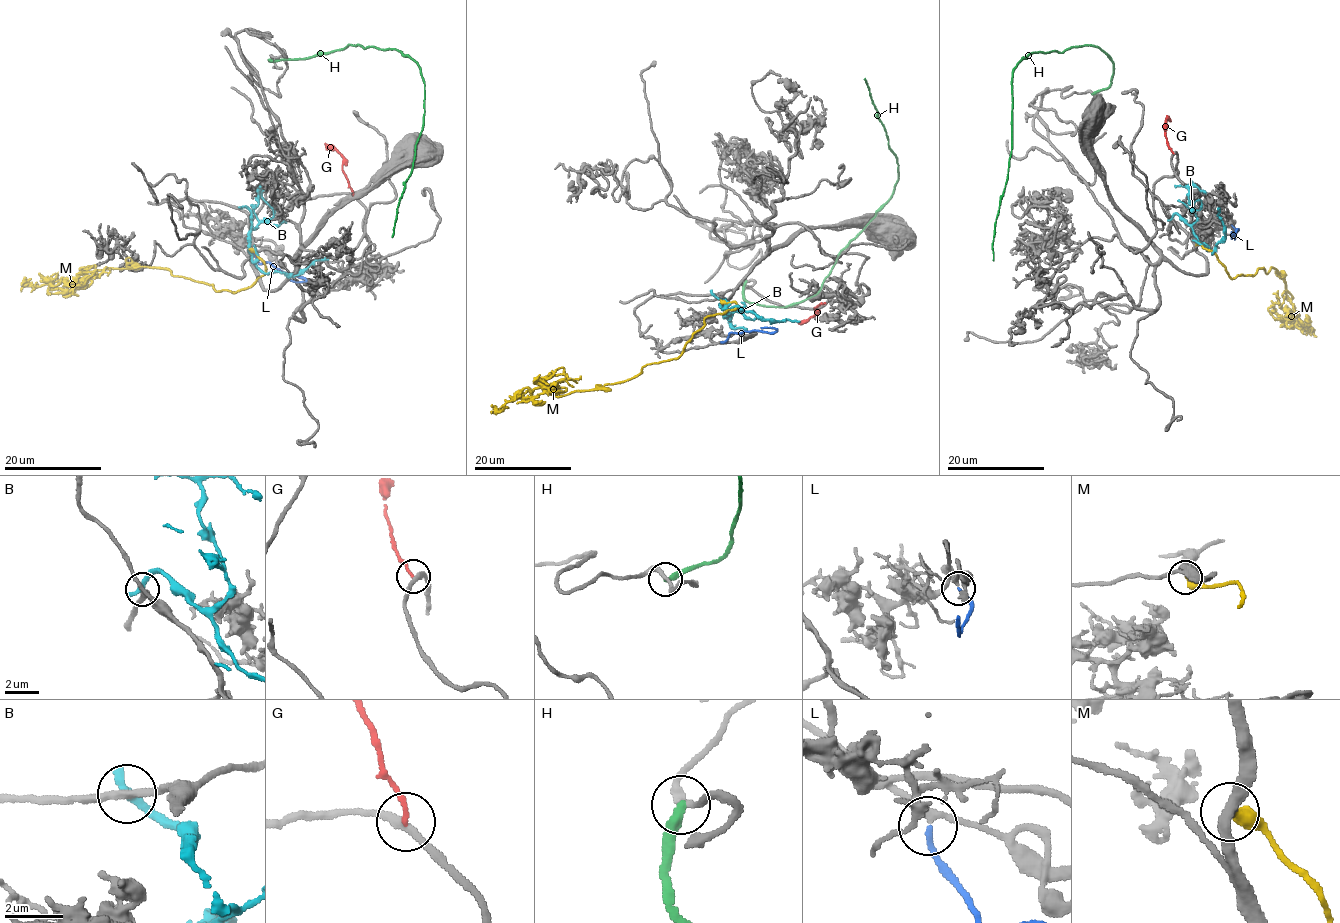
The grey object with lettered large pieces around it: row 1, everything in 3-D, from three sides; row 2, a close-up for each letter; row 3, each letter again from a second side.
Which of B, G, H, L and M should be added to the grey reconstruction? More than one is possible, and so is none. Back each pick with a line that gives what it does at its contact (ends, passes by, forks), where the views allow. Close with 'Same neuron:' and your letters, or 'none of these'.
L: It ends there
M: It ends there
Same neuron: L, M

